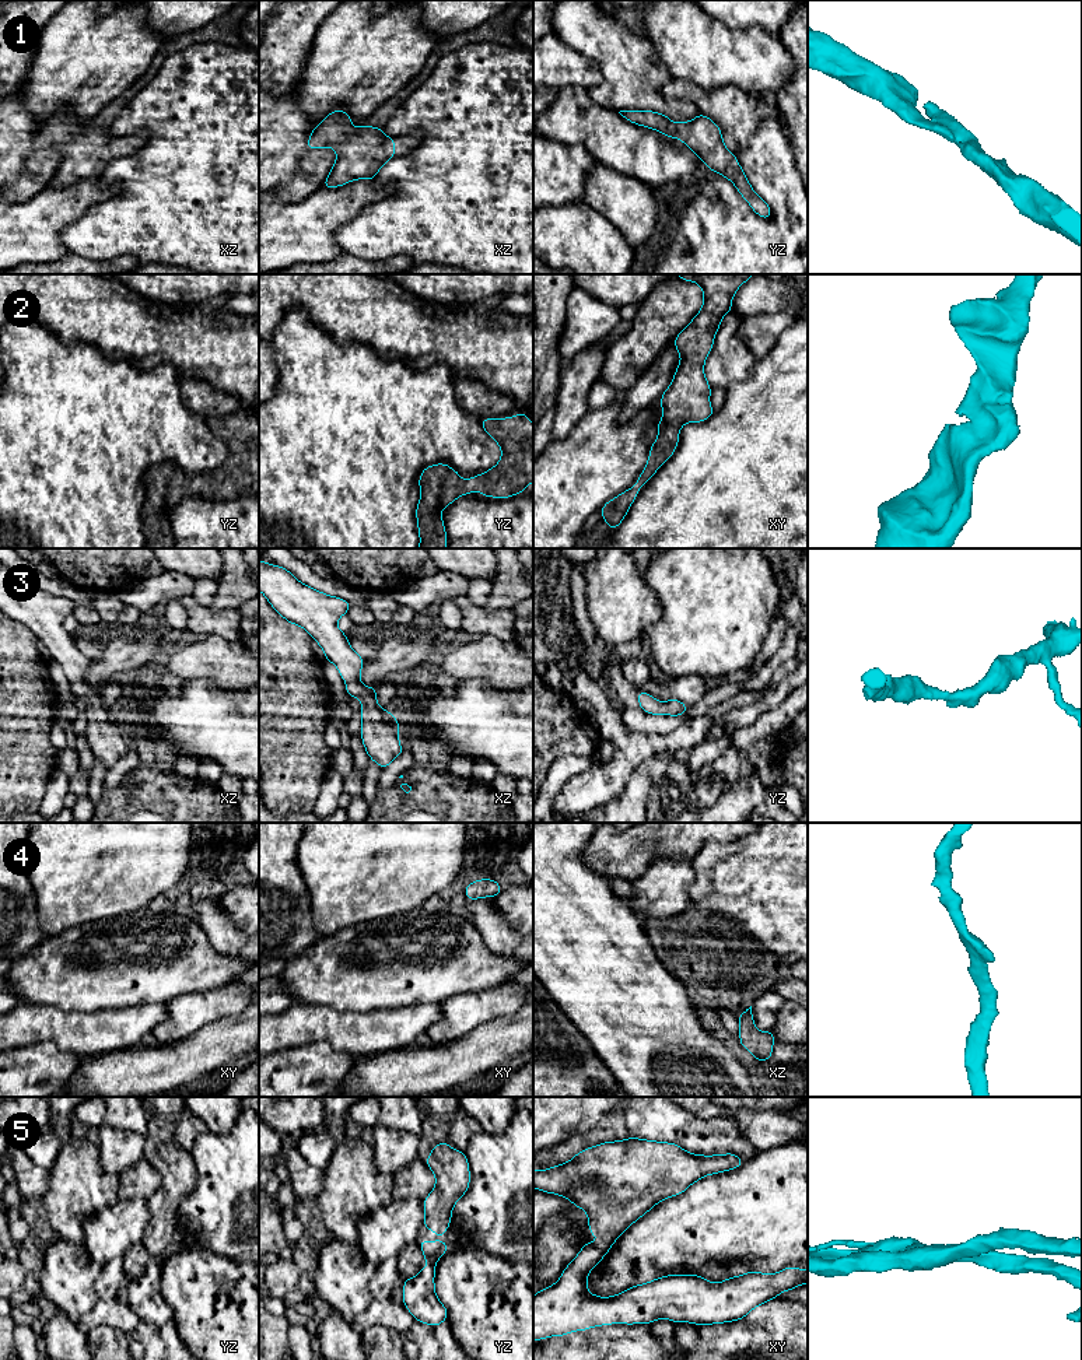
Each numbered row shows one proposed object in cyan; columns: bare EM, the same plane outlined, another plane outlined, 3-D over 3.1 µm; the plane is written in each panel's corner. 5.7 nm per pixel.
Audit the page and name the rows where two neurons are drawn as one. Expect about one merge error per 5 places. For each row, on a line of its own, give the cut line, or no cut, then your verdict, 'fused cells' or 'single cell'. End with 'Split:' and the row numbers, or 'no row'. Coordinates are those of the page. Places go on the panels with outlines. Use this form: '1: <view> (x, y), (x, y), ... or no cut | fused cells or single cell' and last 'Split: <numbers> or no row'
1: no cut | single cell
2: no cut | single cell
3: no cut | single cell
4: no cut | single cell
5: no cut | single cell
Split: no row

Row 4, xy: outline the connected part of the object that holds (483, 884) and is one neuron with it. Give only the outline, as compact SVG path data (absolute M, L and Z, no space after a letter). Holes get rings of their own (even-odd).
M480 879L466 884L465 895L466 900L479 900L484 897L494 898L503 888L497 880Z

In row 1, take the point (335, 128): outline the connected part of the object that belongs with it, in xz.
M336 109L311 132L308 150L336 150L336 161L323 187L333 189L357 179L372 180L395 158L395 137L386 137L382 127L364 123L353 129L351 123L346 111Z

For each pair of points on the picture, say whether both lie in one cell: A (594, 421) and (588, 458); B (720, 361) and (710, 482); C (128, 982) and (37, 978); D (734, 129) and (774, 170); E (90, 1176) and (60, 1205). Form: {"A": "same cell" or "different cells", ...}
{"A": "same cell", "B": "different cells", "C": "same cell", "D": "different cells", "E": "same cell"}

